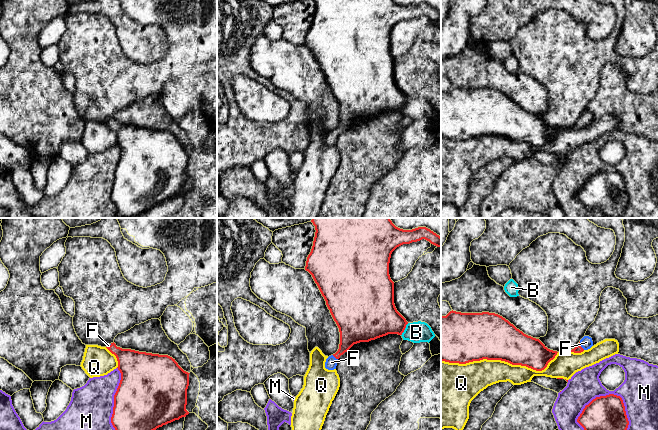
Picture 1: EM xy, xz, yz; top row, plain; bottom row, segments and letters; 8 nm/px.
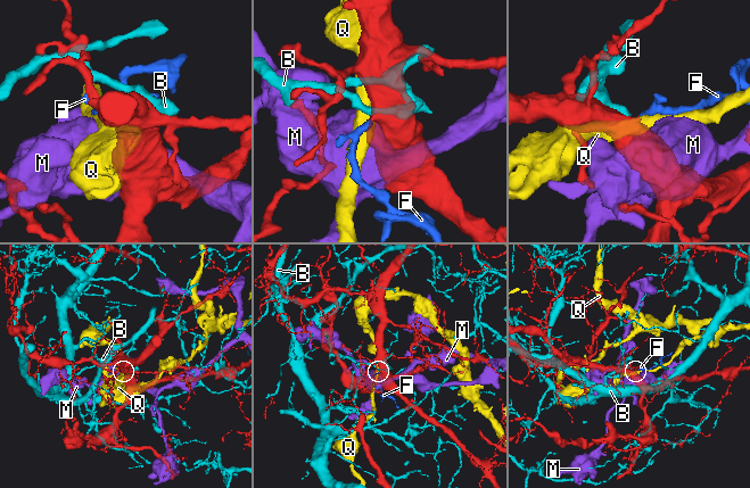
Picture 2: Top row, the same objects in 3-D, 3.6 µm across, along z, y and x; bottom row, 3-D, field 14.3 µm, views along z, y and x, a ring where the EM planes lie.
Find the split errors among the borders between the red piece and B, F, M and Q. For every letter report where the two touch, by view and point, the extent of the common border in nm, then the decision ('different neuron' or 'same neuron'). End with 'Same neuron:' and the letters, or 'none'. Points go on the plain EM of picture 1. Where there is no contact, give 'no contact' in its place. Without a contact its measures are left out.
B: xz (404, 105) | 120 nm | different neuron
F: yz (580, 122) | 80 nm | same neuron
M: yz (609, 170) | 420 nm | different neuron
Q: yz (500, 135) | 950 nm | different neuron
Same neuron: F

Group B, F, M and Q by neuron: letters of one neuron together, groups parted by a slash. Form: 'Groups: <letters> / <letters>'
Groups: B / F / M / Q

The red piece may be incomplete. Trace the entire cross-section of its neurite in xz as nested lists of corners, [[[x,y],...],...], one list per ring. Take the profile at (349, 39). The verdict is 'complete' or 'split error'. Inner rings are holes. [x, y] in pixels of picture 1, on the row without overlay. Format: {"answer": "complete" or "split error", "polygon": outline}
{"answer": "split error", "polygon": [[[313,0],[315,13],[305,46],[317,60],[326,81],[340,108],[338,127],[329,132],[325,138],[328,146],[336,145],[338,135],[354,120],[369,118],[388,110],[402,111],[408,98],[397,87],[394,80],[394,58],[389,51],[389,39],[392,28],[403,20],[410,20],[422,15],[441,23],[441,13],[426,3],[403,6],[394,0]]]}

